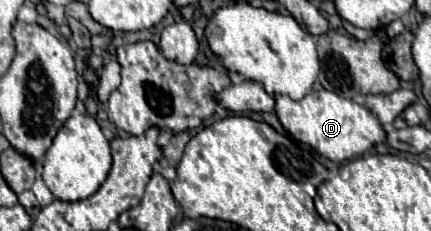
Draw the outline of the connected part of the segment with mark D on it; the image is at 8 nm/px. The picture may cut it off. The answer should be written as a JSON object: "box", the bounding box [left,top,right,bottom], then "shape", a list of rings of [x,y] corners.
{"box":[275,89,385,163],"shape":[[[327,89],[311,91],[301,101],[293,101],[287,95],[277,95],[275,97],[275,115],[291,137],[313,147],[319,155],[323,155],[335,163],[355,159],[355,157],[363,155],[369,147],[373,147],[375,143],[381,143],[385,139],[385,131],[379,125],[379,121],[371,115],[371,111],[367,111],[363,105],[357,105],[355,101],[339,97],[337,93],[327,91]]]}

